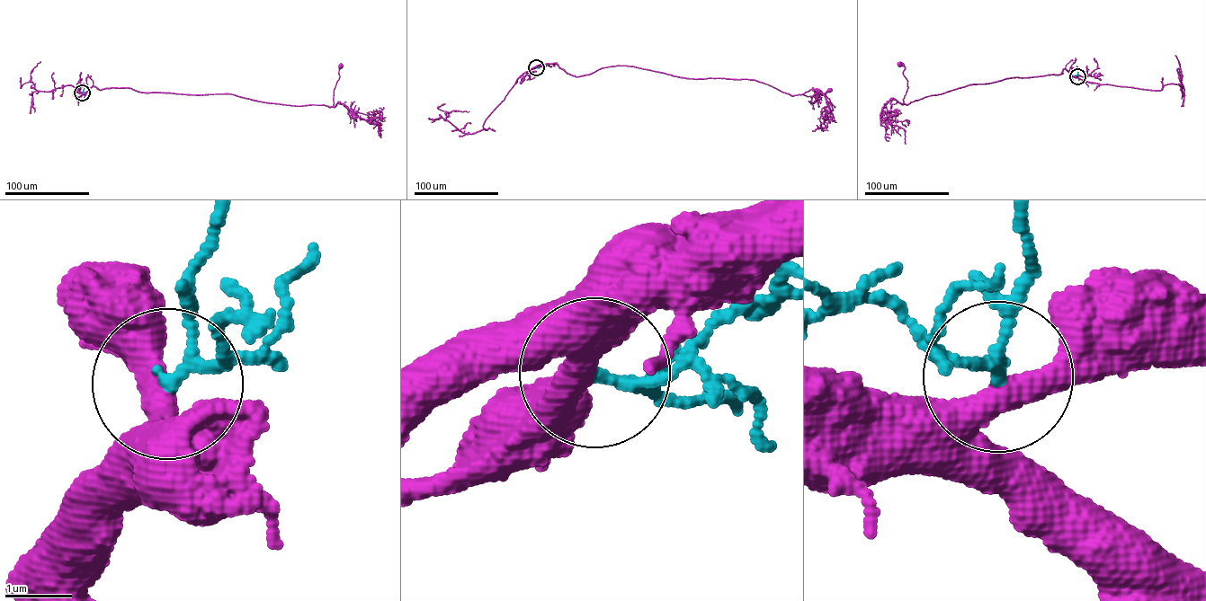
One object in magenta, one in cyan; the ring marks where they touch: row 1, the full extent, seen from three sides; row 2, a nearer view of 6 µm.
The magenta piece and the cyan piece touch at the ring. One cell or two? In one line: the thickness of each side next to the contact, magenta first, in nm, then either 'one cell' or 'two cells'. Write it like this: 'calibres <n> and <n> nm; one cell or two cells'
calibres 400 and 130 nm; two cells

